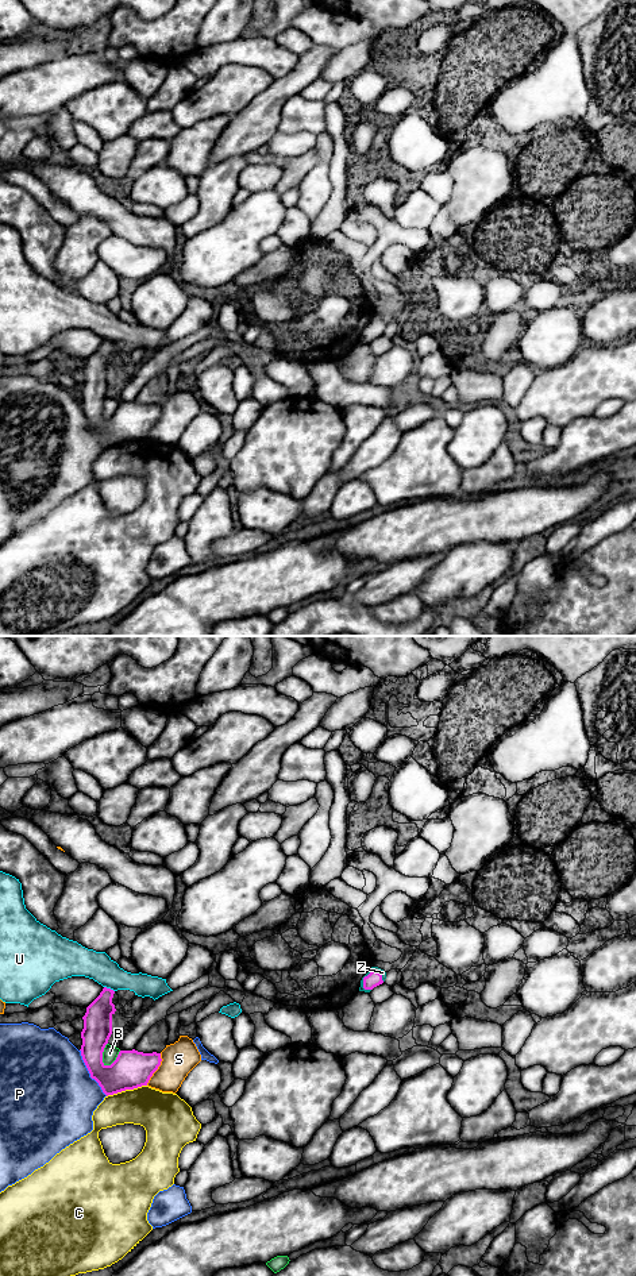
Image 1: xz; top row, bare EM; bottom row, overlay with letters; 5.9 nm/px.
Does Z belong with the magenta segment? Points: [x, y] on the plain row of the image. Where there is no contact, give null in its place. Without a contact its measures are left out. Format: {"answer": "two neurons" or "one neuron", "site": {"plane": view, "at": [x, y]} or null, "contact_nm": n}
{"answer": "two neurons", "site": {"plane": "xz", "at": [372, 323]}, "contact_nm": 150}

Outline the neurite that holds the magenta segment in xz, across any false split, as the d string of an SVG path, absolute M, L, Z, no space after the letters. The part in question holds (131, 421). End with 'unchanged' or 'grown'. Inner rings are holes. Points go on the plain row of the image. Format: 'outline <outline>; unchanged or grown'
outline M104 339L86 359L80 401L90 429L99 435L107 448L147 437L162 413L161 405L132 401L120 402L111 417L103 415L103 404L112 386L112 367L116 363L112 355L113 346L113 342Z; unchanged

